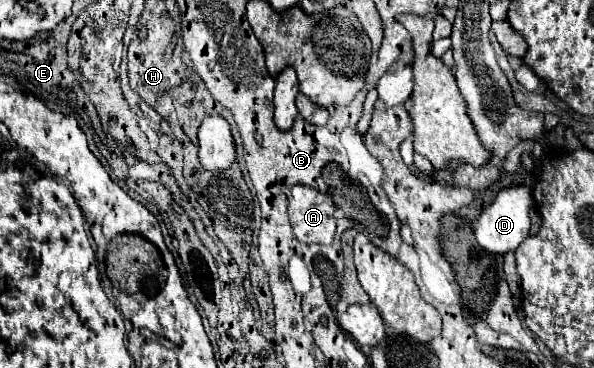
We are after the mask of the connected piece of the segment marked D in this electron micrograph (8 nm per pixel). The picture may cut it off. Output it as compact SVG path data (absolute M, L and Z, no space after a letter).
M508 188L500 190L496 200L482 210L478 220L474 222L474 236L478 244L490 252L490 254L506 254L510 250L516 250L522 240L530 234L530 206L534 204L532 192L526 188Z

